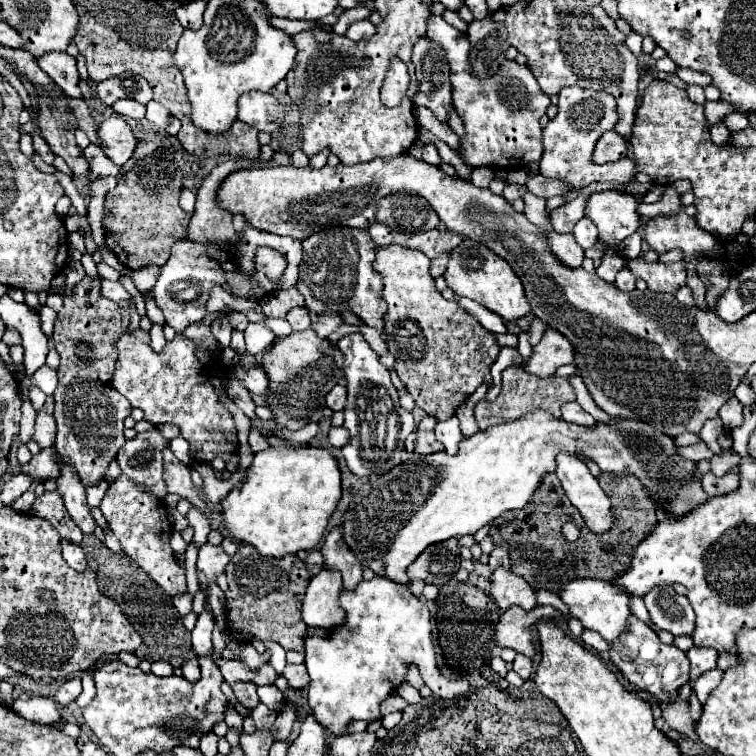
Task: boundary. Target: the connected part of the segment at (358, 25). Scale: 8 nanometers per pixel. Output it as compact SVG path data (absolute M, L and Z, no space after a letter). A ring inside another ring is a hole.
M357 20L353 24L349 24L349 30L345 32L345 36L353 42L359 42L359 40L365 40L365 38L371 38L373 34L377 32L377 26L369 20Z

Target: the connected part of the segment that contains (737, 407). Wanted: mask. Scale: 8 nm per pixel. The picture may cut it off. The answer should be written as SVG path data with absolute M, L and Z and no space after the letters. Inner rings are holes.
M731 396L731 398L725 402L725 406L721 406L721 410L719 410L719 418L723 420L725 430L733 430L733 428L737 428L737 426L743 422L741 402L739 402L735 396Z

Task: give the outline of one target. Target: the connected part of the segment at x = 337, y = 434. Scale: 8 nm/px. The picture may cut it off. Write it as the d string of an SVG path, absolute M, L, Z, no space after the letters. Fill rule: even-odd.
M331 428L329 430L329 442L335 448L343 448L349 442L349 430L347 428Z

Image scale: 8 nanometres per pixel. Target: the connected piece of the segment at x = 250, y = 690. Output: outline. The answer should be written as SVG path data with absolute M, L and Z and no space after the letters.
M239 682L239 684L233 684L233 694L235 698L249 710L253 710L257 704L259 704L259 696L257 696L257 686L253 684L245 684L245 682Z

